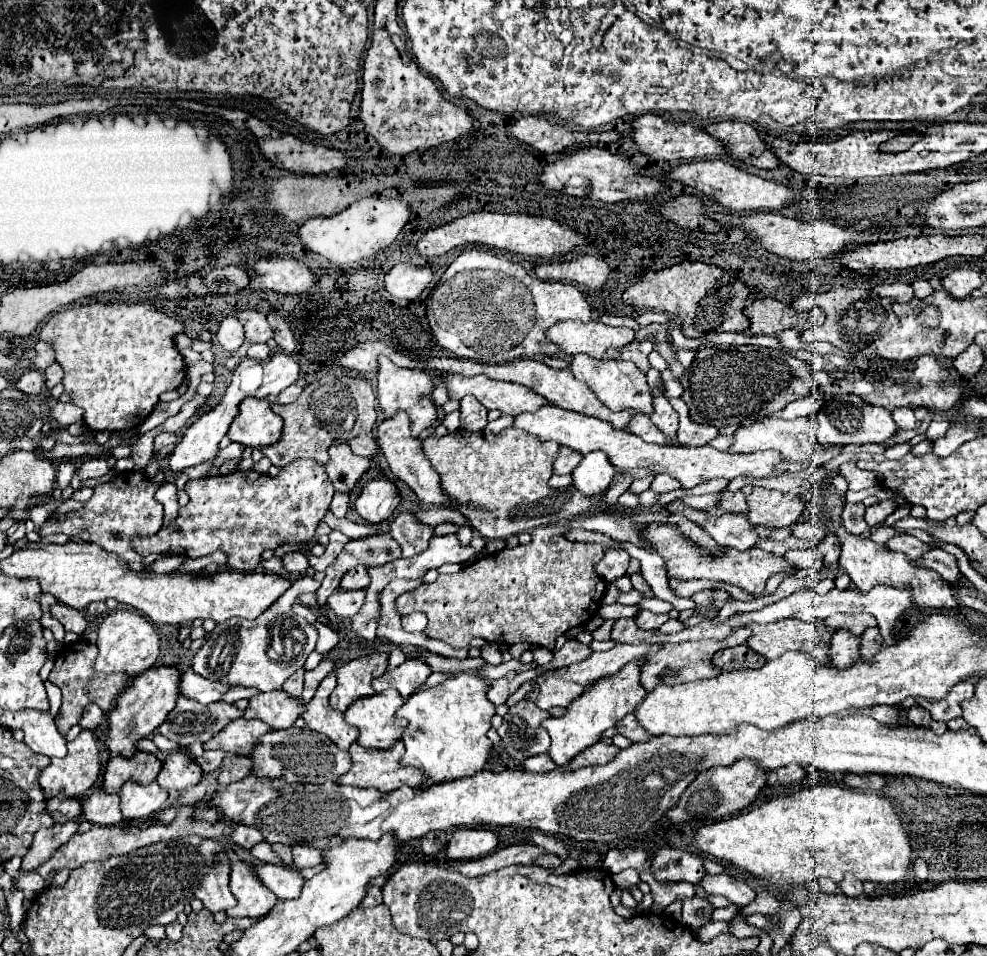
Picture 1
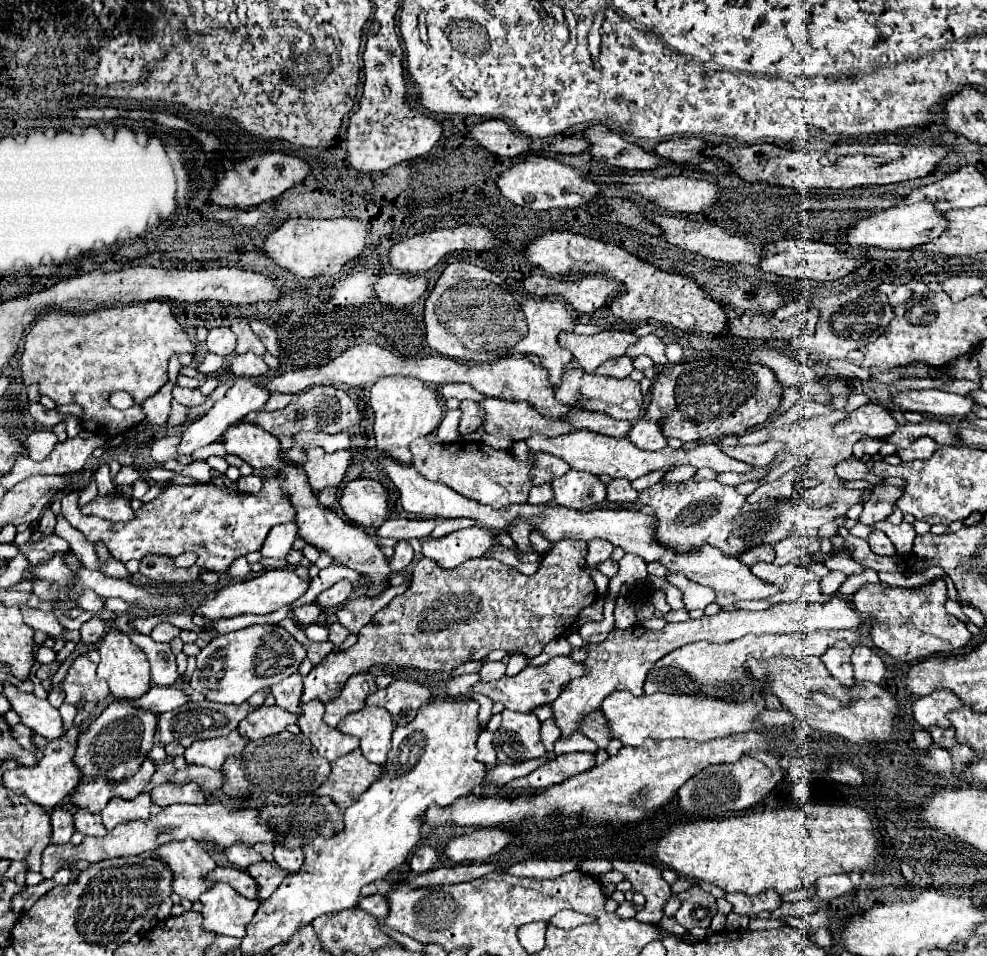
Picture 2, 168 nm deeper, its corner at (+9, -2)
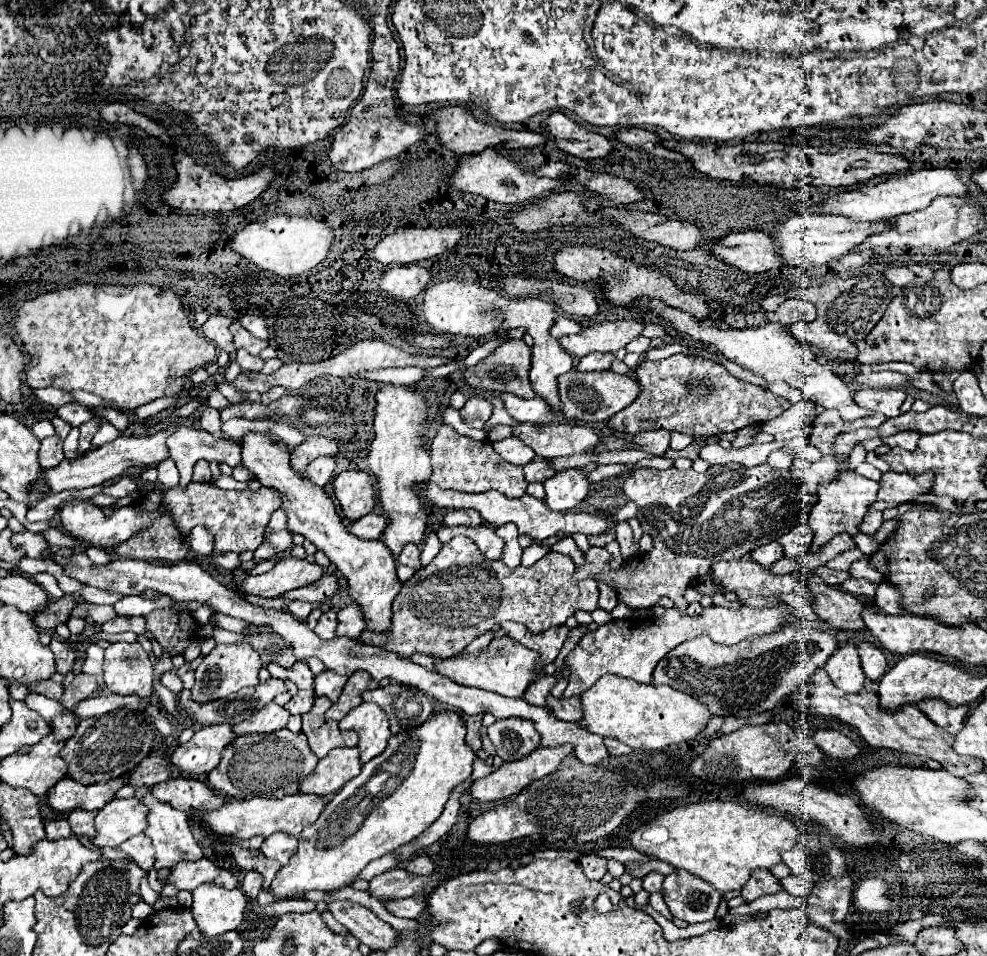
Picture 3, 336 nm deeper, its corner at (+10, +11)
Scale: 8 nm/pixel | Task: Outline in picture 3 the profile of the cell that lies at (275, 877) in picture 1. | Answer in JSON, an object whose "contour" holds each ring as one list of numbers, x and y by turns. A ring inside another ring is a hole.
{"contour":[[200,858,196,862,180,862,172,868,172,874,168,878,168,884,174,884,178,890,194,890,204,882,216,882,226,888,236,888,240,880,236,874,216,866,208,858]]}

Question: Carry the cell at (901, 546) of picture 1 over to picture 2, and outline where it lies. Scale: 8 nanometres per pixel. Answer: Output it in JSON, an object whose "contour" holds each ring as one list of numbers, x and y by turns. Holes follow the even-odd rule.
{"contour":[[873,529,869,533,867,543,869,543,869,547,871,547,871,551,875,555,893,555,893,551,895,551,893,543,889,541,889,537,883,531,879,531,879,529]]}

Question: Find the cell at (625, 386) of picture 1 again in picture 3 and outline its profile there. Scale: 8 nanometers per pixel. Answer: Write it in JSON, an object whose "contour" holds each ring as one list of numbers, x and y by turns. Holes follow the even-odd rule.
{"contour":[[570,370,566,374,560,374,558,378,558,392,560,400,564,404,562,412,568,416,568,420,580,420,580,422,602,422,614,416,616,412,624,410,628,404,632,404,638,394,640,386,636,378,626,374,614,374,612,370,606,372,578,372]]}

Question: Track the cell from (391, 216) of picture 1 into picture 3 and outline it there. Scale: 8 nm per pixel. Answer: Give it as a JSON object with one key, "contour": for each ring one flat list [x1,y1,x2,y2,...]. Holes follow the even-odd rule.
{"contour":[[272,216,264,222,252,222,244,230,240,230,232,238,230,248,240,252,246,260,260,266,262,270,270,270,278,276,298,276,320,264,328,256,334,240,334,228,330,228,326,220,302,216]]}

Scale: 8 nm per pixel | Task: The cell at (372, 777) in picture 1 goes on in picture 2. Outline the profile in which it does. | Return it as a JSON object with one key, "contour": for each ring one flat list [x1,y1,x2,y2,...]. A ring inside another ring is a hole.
{"contour":[[359,749,339,757,333,765,331,765,331,773,327,777,327,781,315,789,317,797,331,797,331,801,345,809,349,807,349,803,353,801,353,797,361,795,371,783,373,779,379,779,381,775,381,767,377,767,375,763,369,763]]}

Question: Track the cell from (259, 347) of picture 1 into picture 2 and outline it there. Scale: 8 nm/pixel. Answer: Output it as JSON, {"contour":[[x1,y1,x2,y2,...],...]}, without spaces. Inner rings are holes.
{"contour":[[245,353,245,355,235,355,231,359,231,373,235,377,261,377,267,373,267,365,263,363,261,357,253,355,253,353]]}

